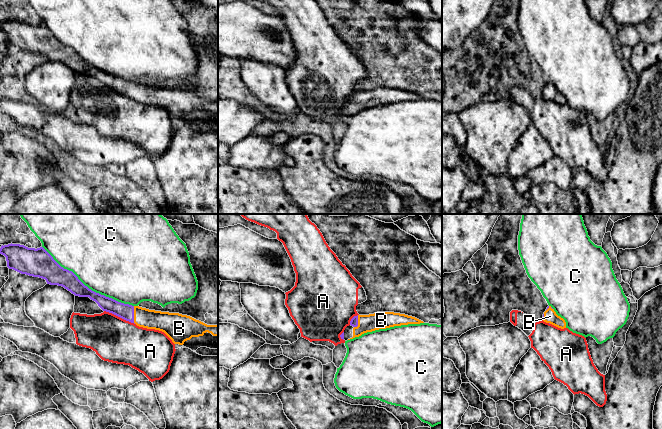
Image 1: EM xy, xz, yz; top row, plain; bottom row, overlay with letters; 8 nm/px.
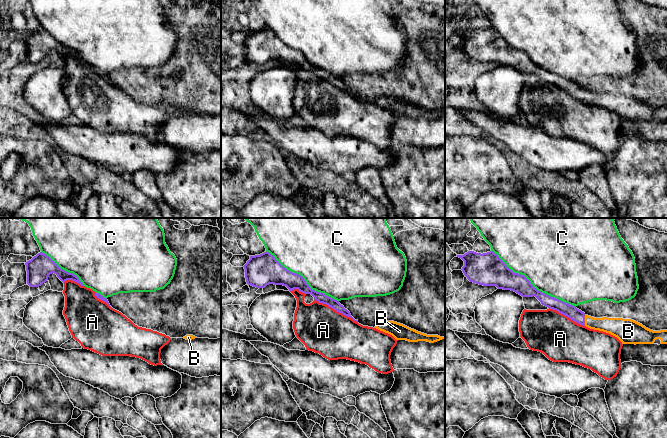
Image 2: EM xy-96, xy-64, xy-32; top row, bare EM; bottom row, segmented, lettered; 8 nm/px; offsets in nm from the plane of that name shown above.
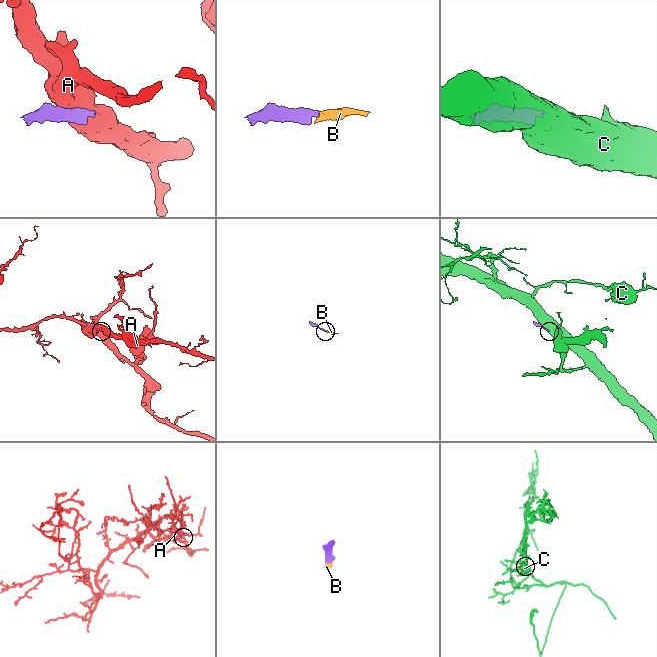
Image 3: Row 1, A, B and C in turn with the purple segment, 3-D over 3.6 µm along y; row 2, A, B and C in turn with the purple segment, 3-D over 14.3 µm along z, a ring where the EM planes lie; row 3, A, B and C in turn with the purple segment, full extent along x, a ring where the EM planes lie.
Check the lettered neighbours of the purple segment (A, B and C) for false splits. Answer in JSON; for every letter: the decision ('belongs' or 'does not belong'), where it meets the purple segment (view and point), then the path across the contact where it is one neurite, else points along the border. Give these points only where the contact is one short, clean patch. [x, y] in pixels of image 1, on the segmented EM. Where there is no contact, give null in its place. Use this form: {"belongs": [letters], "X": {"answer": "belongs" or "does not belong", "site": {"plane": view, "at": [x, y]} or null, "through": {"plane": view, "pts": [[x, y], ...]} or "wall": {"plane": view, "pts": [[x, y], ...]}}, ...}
{"belongs": ["B"], "A": {"answer": "does not belong", "site": {"plane": "xy", "at": [119, 316]}}, "B": {"answer": "belongs", "site": {"plane": "xy", "at": [133, 315]}, "through": {"plane": "xy", "pts": [[125, 311], [133, 315], [163, 321]]}}, "C": {"answer": "does not belong", "site": {"plane": "xy", "at": [86, 286]}}}

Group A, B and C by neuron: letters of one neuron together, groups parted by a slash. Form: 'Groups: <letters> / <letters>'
Groups: A / B / C

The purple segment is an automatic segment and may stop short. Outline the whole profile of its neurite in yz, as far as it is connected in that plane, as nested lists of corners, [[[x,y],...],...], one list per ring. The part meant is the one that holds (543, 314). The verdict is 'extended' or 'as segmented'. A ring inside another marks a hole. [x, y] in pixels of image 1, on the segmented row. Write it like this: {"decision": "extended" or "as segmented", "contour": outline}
{"decision": "extended", "contour": [[[548,306],[544,312],[543,321],[561,329],[566,328],[565,320],[558,316],[551,306]]]}

